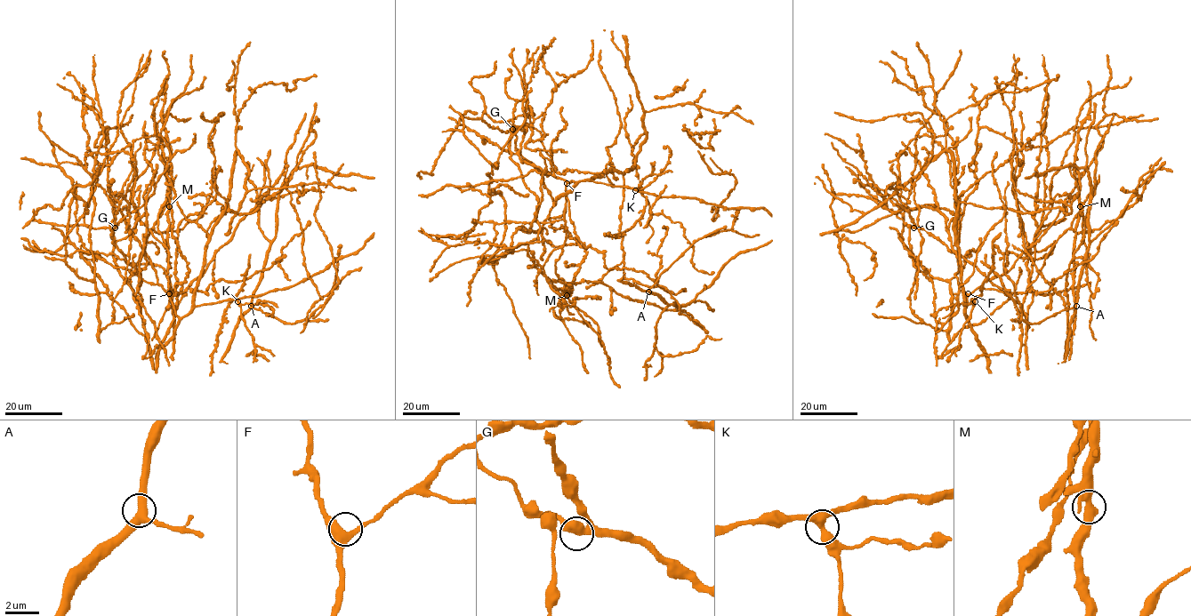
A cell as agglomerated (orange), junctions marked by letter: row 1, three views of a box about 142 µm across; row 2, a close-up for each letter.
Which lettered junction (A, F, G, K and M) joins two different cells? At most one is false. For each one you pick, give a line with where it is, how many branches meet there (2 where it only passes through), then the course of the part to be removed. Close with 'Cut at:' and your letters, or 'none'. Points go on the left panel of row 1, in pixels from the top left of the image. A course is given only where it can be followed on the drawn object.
Cut at: none

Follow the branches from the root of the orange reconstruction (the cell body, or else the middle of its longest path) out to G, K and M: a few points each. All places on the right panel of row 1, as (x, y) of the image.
G: (899, 171), (897, 187), (890, 201), (909, 213), (913, 228)
K: (899, 171), (898, 155), (917, 136), (952, 139), (959, 162), (954, 207), (961, 285), (965, 305), (975, 301)
M: (899, 171), (898, 155), (917, 136), (952, 139), (966, 317), (967, 297), (1043, 234), (1082, 173), (1080, 206)

